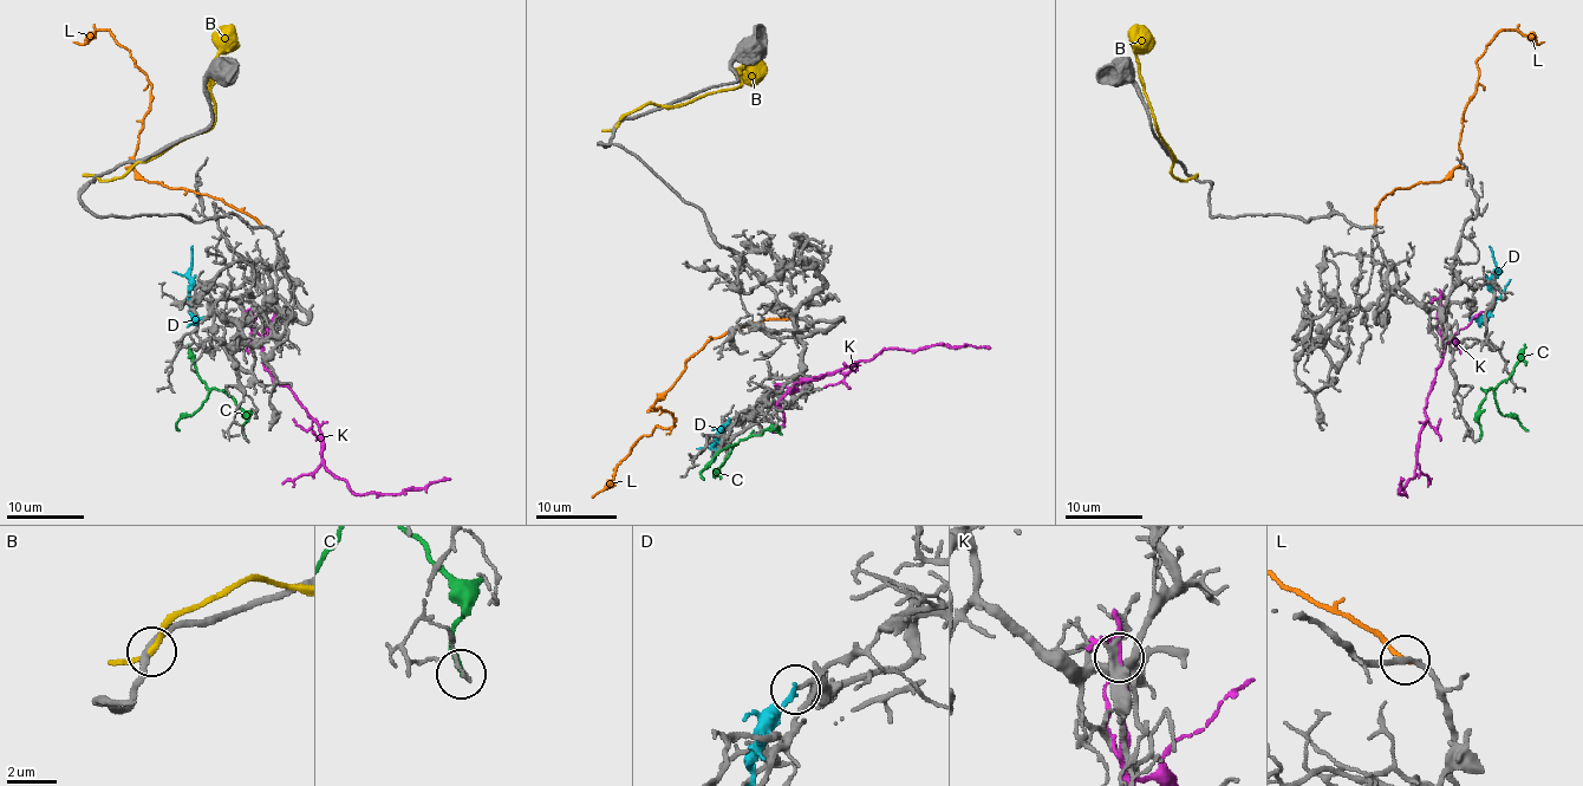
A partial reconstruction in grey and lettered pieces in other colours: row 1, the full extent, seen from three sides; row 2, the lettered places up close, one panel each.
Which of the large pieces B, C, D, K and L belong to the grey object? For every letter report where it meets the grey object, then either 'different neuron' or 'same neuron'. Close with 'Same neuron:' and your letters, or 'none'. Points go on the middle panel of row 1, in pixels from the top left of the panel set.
B: meets grey at (617, 127); different neuron
C: meets grey at (774, 429); different neuron
D: meets grey at (729, 420); different neuron
K: meets grey at (805, 388); different neuron
L: meets grey at (793, 317); different neuron
Same neuron: none

